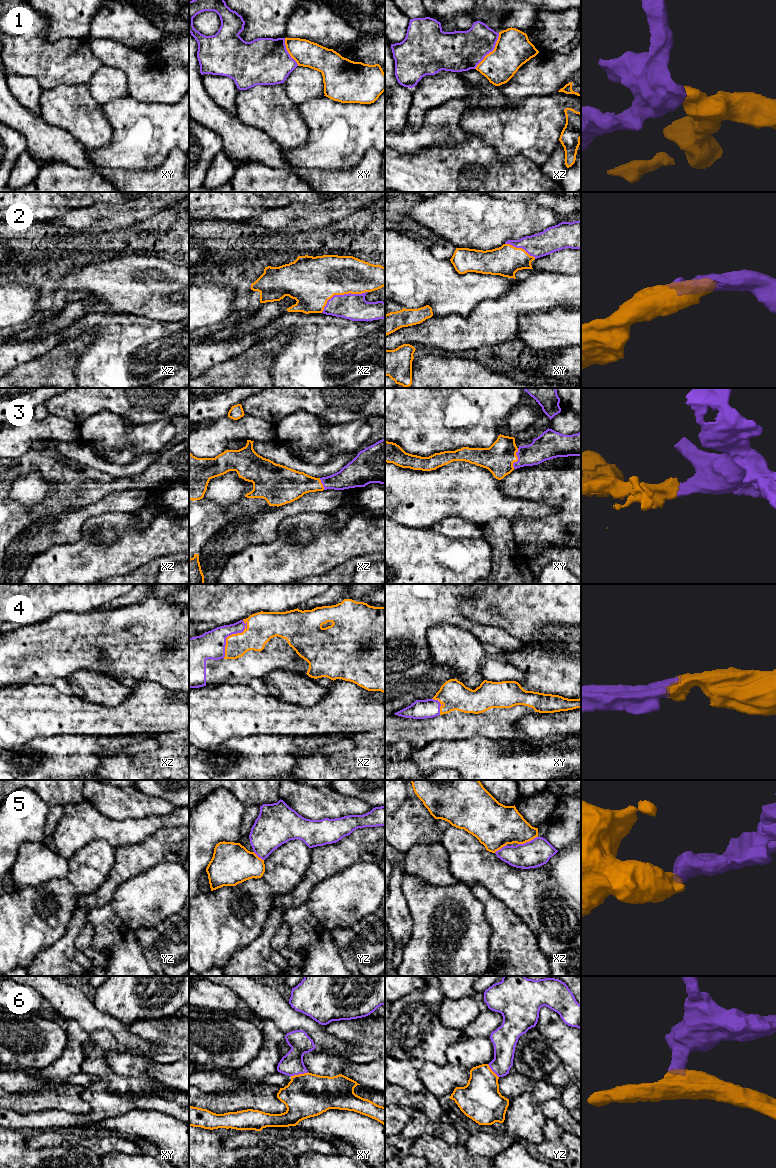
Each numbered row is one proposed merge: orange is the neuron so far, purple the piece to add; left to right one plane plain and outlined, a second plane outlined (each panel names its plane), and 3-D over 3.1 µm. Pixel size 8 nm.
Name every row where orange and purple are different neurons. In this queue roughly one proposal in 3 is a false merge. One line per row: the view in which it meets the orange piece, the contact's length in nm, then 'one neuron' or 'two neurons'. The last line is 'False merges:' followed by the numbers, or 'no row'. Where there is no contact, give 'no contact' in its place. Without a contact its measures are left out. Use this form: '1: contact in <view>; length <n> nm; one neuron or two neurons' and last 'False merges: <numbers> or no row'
1: contact in xz; length 360 nm; two neurons
2: contact in xz; length 420 nm; one neuron
3: contact in xy; length 170 nm; one neuron
4: contact in xz; length 340 nm; one neuron
5: contact in xz; length 170 nm; two neurons
6: contact in xy; length 150 nm; one neuron
False merges: 1, 5

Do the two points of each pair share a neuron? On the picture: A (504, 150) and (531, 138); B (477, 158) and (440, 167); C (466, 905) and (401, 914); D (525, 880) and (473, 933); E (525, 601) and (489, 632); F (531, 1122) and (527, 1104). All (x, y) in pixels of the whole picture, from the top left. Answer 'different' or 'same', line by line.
A: same
B: same
C: different
D: different
E: different
F: same

